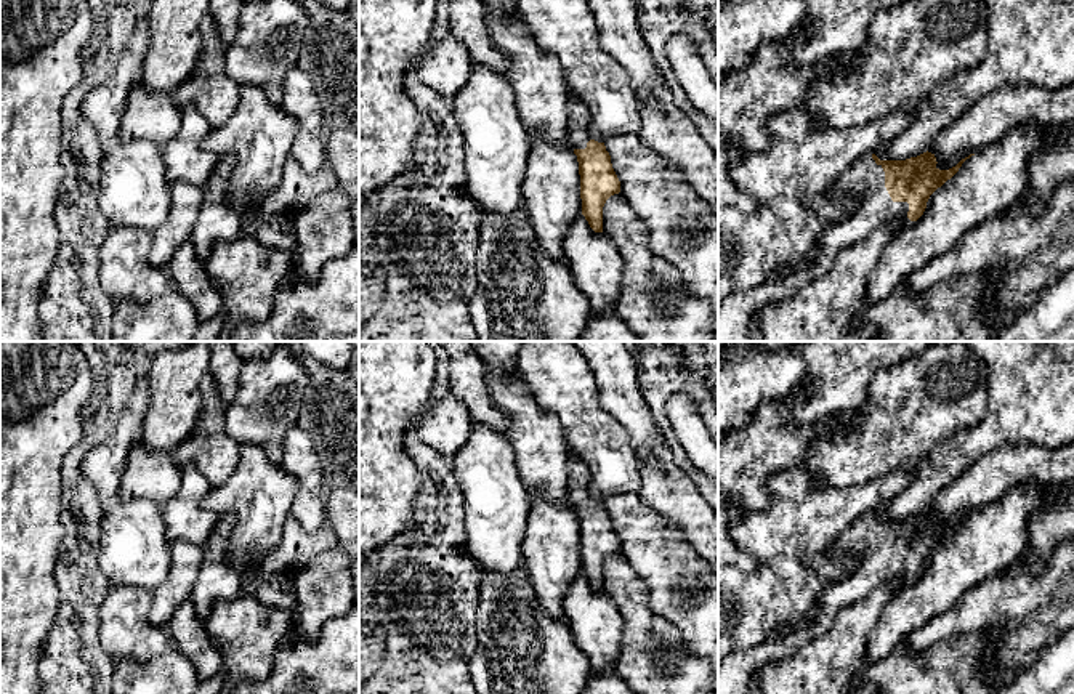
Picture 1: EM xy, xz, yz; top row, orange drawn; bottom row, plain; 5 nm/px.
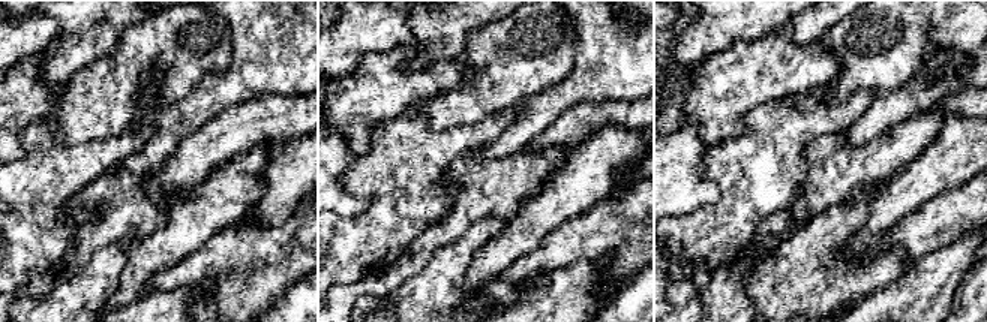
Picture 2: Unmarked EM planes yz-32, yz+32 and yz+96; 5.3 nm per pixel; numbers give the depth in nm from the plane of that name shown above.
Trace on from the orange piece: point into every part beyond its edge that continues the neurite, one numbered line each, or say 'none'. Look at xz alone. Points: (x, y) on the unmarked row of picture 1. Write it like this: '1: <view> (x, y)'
1: xz (577, 475)

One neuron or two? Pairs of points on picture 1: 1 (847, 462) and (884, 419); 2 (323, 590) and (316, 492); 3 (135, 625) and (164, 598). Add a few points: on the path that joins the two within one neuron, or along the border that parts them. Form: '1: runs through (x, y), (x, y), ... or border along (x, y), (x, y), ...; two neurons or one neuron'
1: runs through (858, 451), (879, 430); one neuron
2: border along (329, 492), (326, 499), (326, 523); two neurons
3: border along (151, 593), (149, 619), (167, 630); two neurons

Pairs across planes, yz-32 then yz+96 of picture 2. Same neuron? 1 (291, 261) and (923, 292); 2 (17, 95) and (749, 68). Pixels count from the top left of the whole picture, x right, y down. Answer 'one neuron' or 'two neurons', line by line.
1: two neurons
2: one neuron

